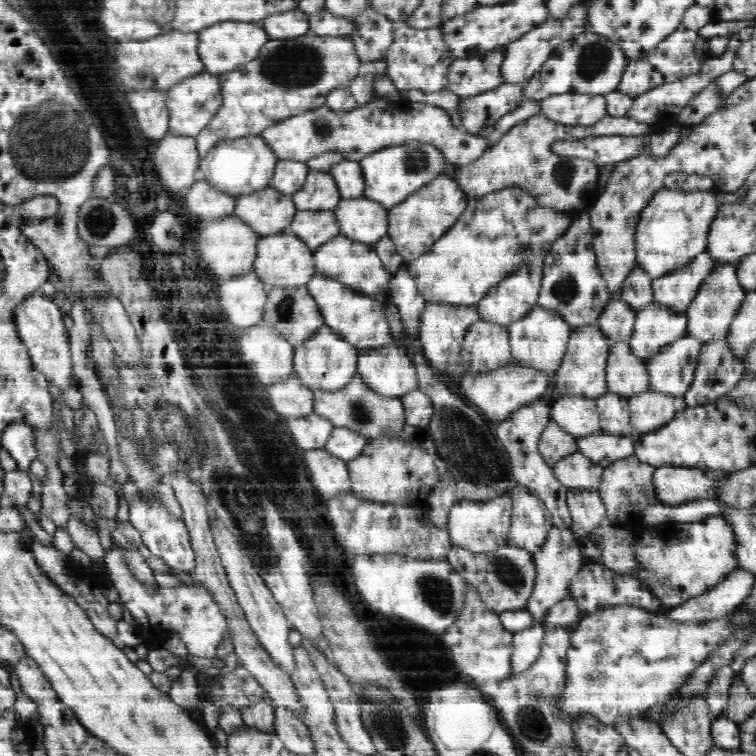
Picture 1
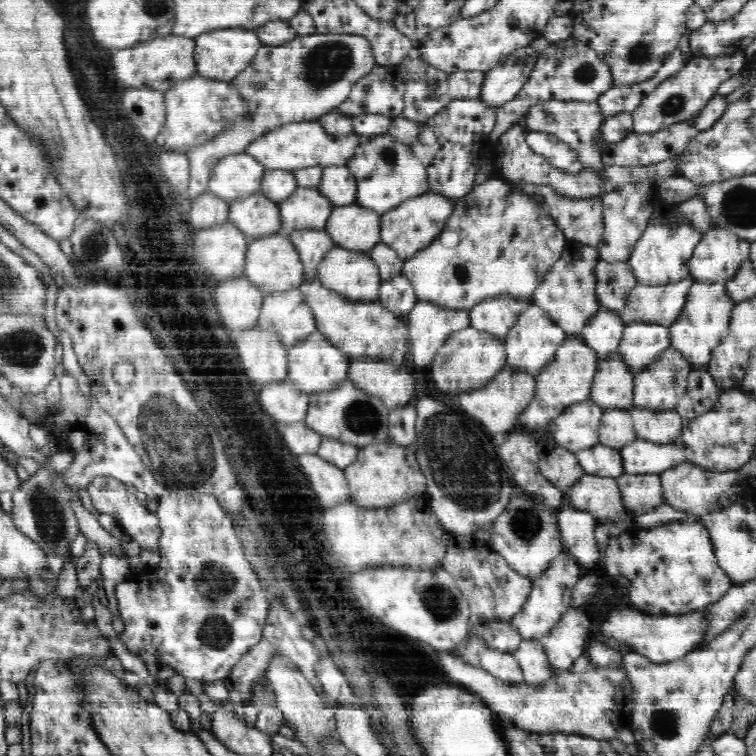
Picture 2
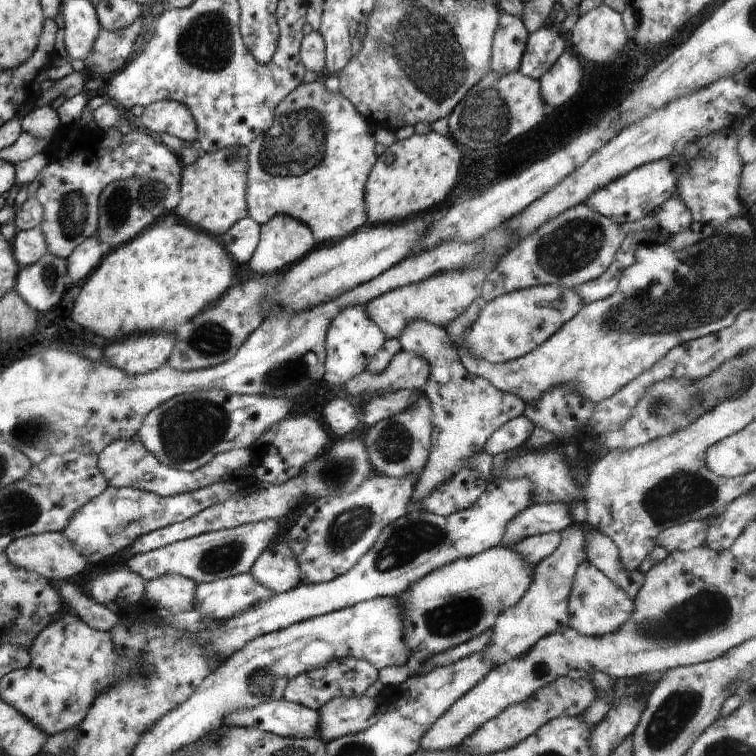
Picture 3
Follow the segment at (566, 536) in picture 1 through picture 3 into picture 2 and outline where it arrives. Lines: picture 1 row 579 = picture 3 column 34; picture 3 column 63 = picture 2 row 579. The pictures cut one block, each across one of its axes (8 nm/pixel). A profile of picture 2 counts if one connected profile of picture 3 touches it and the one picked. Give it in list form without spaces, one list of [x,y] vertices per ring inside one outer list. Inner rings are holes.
[[[564,550],[550,562],[548,570],[532,581],[533,585],[526,604],[517,615],[509,620],[510,625],[518,629],[518,634],[520,634],[522,640],[540,640],[554,628],[561,616],[569,609],[571,590],[584,574],[585,571],[576,561],[576,557]]]

